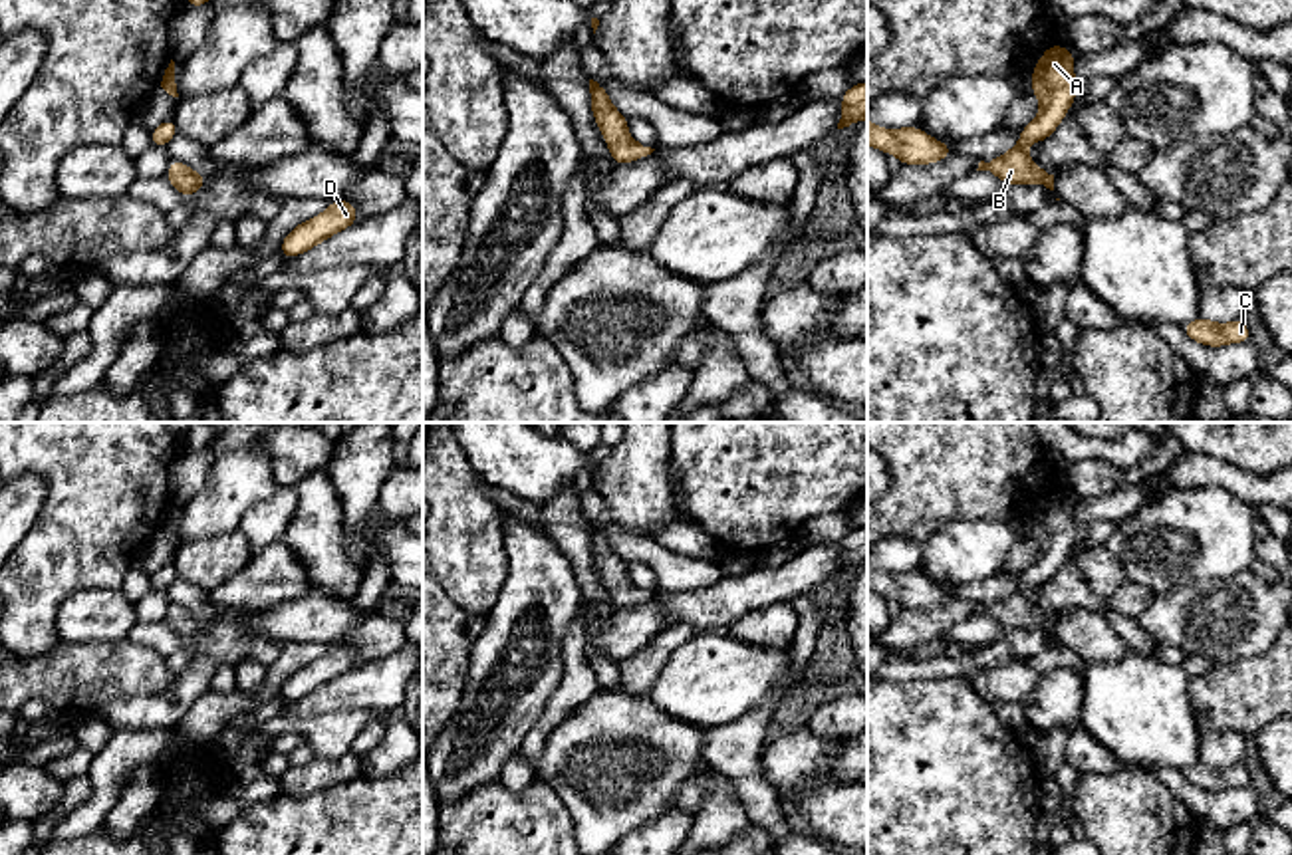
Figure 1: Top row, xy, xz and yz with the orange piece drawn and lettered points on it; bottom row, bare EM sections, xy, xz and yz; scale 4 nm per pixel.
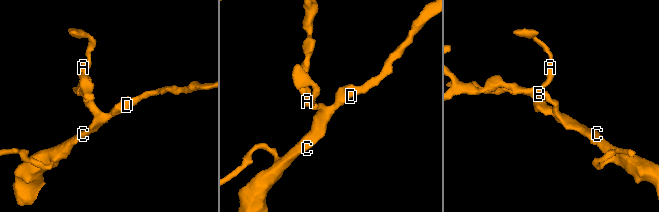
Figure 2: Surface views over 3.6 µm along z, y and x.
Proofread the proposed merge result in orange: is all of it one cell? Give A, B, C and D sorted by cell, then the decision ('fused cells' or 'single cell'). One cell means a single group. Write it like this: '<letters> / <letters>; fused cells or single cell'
A B C D; single cell

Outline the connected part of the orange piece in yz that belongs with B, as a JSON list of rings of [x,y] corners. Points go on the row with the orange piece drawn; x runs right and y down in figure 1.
[[[1052,44],[1044,52],[1044,56],[1034,63],[1030,85],[1040,101],[1038,117],[1020,131],[1018,143],[1008,153],[992,159],[990,163],[980,161],[976,171],[990,171],[1008,184],[1038,183],[1054,190],[1054,175],[1034,165],[1026,147],[1030,143],[1046,141],[1064,121],[1078,93],[1074,61],[1076,56],[1060,44]]]

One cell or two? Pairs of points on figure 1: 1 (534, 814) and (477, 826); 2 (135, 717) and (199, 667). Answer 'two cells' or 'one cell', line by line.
1: one cell
2: one cell

